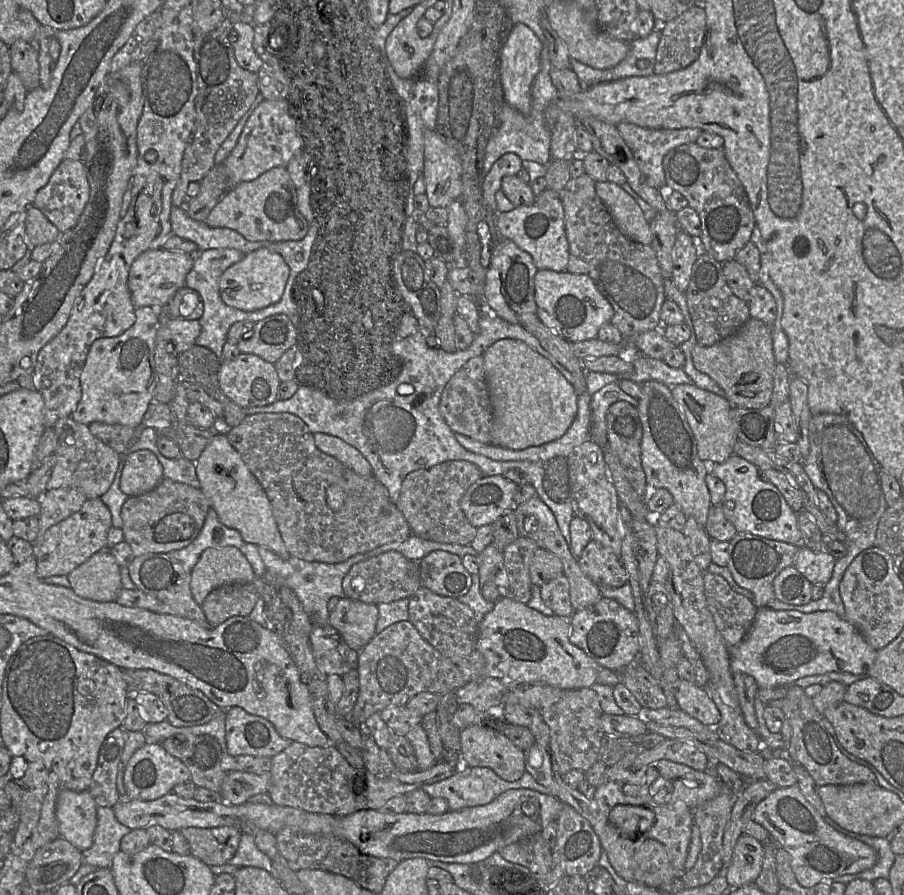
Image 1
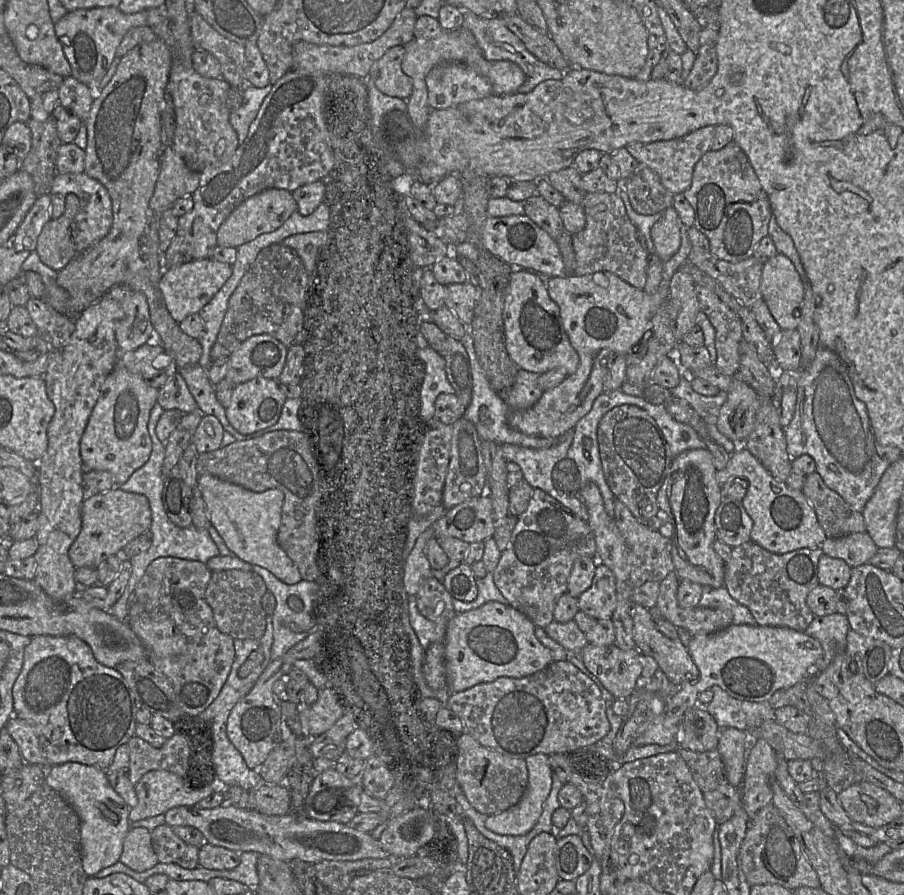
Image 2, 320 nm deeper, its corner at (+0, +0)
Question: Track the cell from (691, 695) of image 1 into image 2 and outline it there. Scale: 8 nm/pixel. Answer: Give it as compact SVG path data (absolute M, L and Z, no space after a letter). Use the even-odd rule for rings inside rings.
M633 603L631 616L636 649L642 656L654 658L659 669L674 685L698 680L699 670L687 648L679 639L670 640L656 628L650 610Z

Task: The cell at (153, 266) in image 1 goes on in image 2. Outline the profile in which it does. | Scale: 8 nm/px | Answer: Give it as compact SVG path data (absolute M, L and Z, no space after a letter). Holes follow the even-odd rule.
M210 258L192 259L187 263L164 269L157 289L169 314L179 323L190 314L198 313L221 289L231 274L232 265Z

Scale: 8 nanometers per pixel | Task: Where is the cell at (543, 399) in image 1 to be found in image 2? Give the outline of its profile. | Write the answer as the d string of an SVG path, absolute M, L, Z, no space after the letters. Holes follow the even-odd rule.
M609 271L592 274L549 277L546 281L550 298L558 305L560 318L572 347L579 355L579 365L575 373L568 375L558 386L543 391L540 399L527 409L510 409L507 415L508 424L530 436L559 437L574 428L576 423L591 409L594 400L604 390L604 380L616 355L627 355L652 336L652 318L656 311L667 301L670 290L669 282L662 280L655 294L648 294L638 289L618 275Z

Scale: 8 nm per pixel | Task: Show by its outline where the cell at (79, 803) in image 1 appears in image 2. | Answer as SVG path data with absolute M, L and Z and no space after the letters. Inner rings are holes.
M67 762L50 766L46 769L45 782L59 794L61 794L79 815L81 821L81 854L82 865L88 877L92 877L100 870L109 867L119 861L123 841L130 829L129 812L131 808L110 785L105 770L77 763Z

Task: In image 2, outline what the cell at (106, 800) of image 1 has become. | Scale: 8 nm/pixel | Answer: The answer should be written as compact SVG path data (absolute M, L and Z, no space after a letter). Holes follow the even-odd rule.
M123 744L116 750L111 765L105 770L112 788L121 796L129 808L137 805L134 786L129 780L129 747Z

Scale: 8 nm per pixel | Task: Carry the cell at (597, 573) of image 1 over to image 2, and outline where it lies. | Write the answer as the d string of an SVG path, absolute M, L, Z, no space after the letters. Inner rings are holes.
M598 564L591 586L578 598L579 610L595 620L611 619L616 608L616 582L612 571Z

